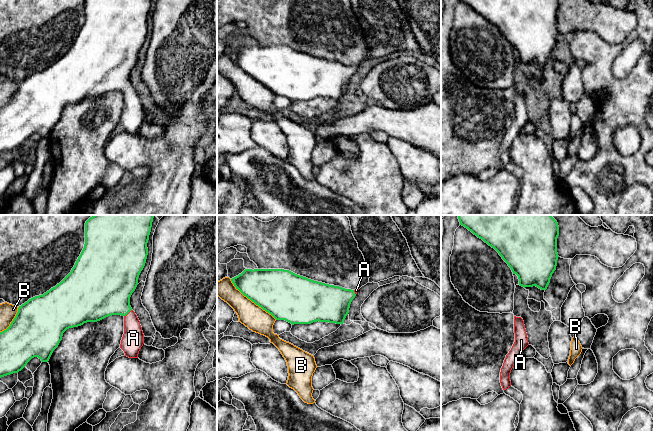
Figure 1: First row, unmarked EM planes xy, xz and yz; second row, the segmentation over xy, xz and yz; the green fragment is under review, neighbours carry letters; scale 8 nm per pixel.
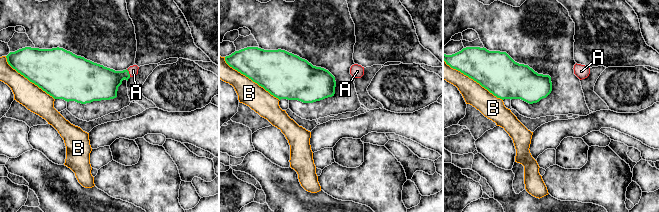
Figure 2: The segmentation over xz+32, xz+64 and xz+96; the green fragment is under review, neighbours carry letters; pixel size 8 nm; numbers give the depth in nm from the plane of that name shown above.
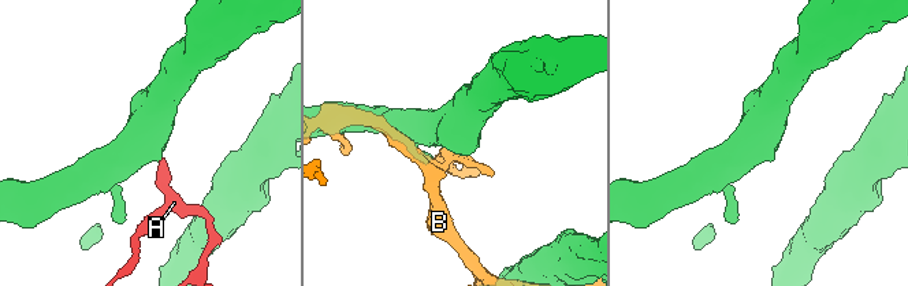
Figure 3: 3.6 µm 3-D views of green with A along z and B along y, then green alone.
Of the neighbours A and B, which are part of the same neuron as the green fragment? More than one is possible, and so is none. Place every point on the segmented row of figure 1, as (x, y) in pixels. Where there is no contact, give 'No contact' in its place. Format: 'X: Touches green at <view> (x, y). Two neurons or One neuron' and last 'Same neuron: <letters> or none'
A: Touches green at xy (127, 313). One neuron
B: Touches green at xz (252, 301). Two neurons
Same neuron: A

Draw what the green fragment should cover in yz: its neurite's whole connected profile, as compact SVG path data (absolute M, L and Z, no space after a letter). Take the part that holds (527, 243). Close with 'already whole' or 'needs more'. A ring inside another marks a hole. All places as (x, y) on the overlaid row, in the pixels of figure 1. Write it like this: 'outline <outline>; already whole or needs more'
outline M458 215L460 225L494 248L519 279L522 287L536 286L546 290L556 270L558 253L557 238L559 226L551 215Z; already whole

